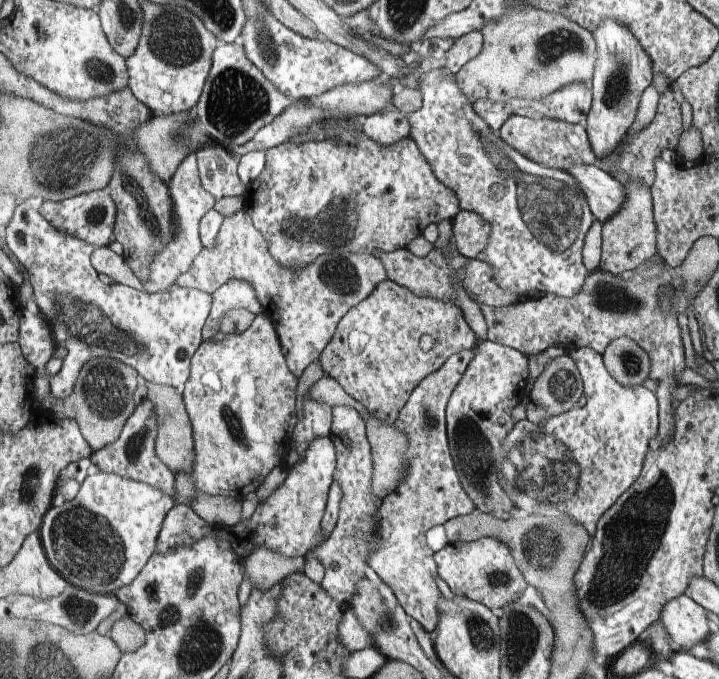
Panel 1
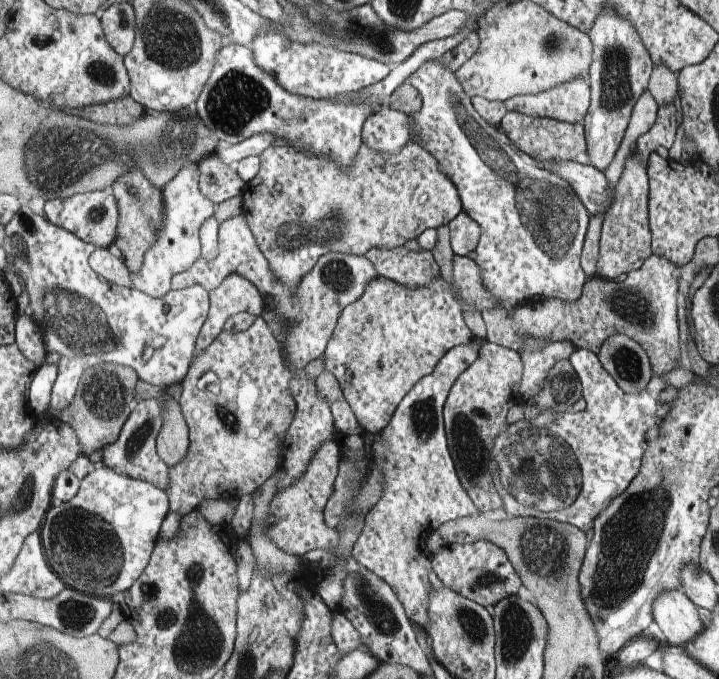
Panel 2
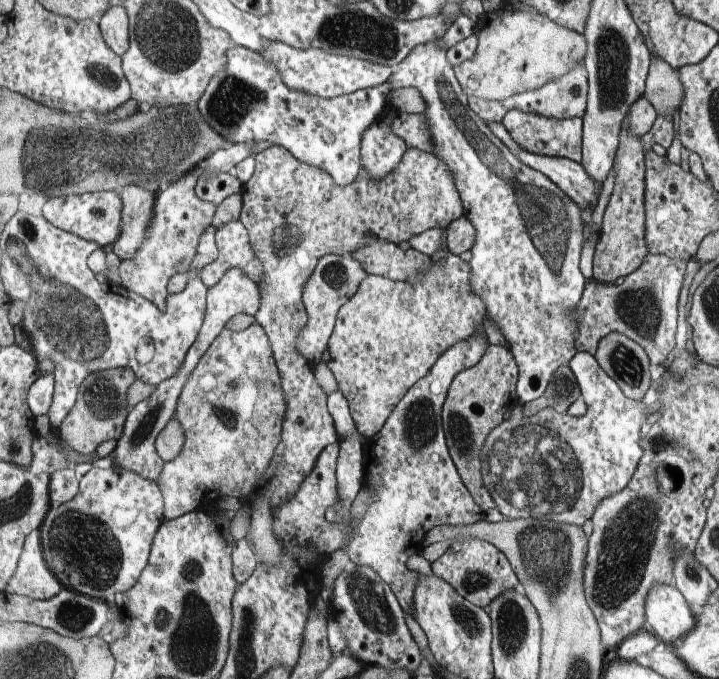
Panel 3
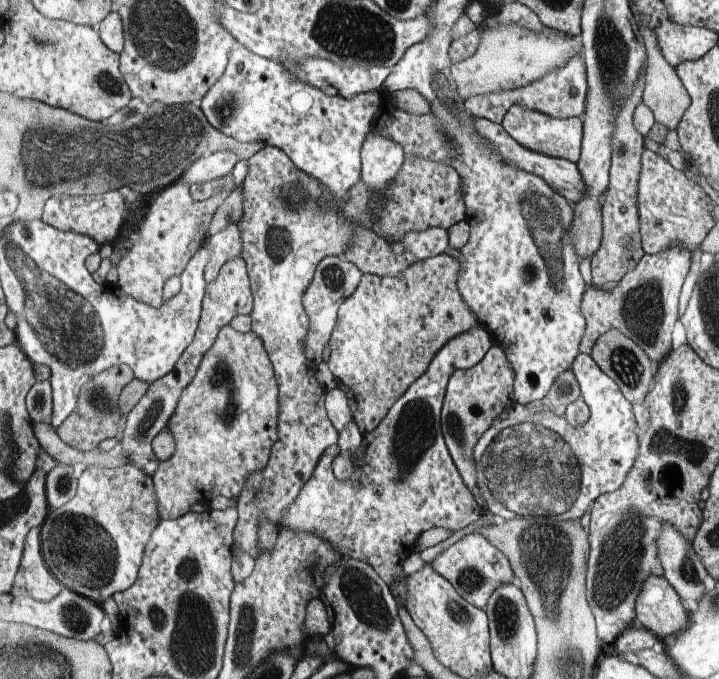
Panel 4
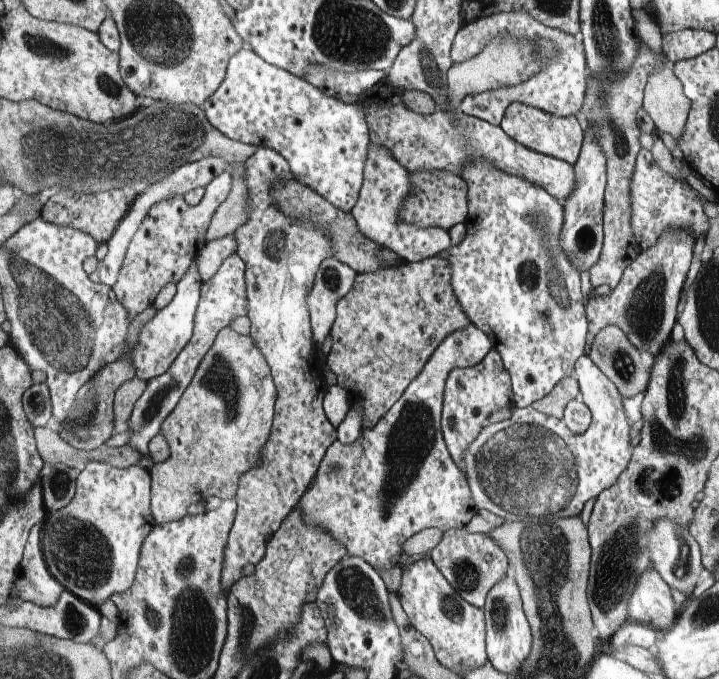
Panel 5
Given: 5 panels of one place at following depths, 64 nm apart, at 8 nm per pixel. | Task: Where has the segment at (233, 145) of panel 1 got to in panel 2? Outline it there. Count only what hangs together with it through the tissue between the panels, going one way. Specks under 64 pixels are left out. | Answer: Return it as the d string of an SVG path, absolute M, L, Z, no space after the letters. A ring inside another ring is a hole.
M467 24L463 32L421 44L405 62L392 66L387 78L358 92L362 98L359 103L355 103L354 98L351 101L345 98L325 100L291 94L272 74L257 66L251 47L229 43L220 50L216 68L199 97L198 113L209 130L221 141L236 145L259 133L275 133L278 137L292 141L293 146L298 149L334 160L342 169L352 169L357 153L364 143L362 130L365 121L382 106L387 105L391 94L408 82L409 76L420 70L426 61L443 57L471 31L473 28Z

